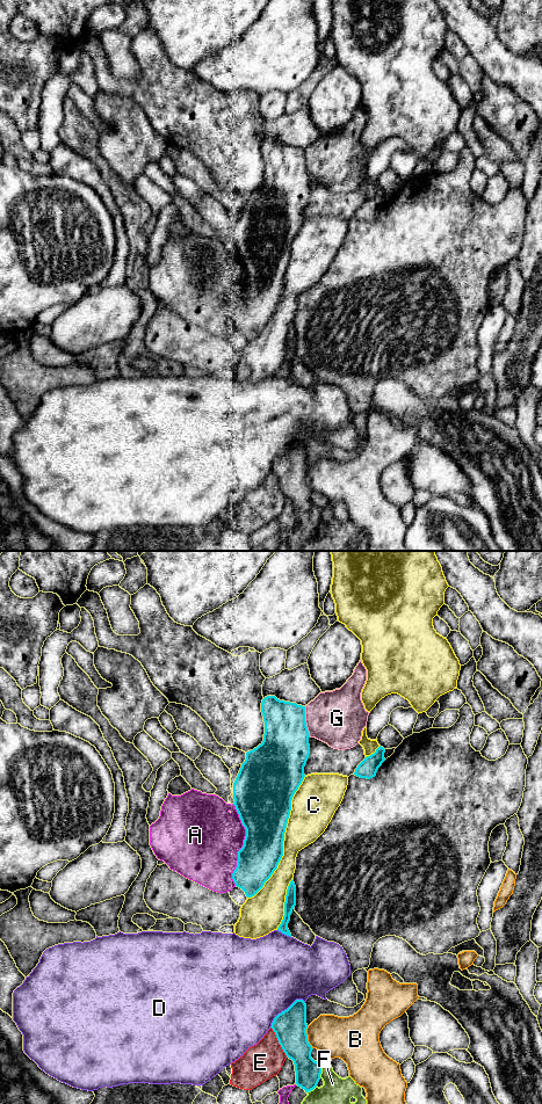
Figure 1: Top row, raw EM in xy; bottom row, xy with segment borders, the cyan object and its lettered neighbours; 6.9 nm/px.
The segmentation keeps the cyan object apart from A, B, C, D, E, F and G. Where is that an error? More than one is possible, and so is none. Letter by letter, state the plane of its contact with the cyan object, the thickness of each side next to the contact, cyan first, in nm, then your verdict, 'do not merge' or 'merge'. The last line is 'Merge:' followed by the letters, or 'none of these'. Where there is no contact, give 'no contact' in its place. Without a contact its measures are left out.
A: meets cyan in xy; 320 nm thick on the cyan side, 440 nm on the other; do not merge
B: meets cyan in xy; 220 nm thick on the cyan side, 280 nm on the other; do not merge
C: meets cyan in xy; 360 nm thick on the cyan side, 280 nm on the other; do not merge
D: meets cyan in xy; 220 nm thick on the cyan side, 500 nm on the other; do not merge
E: meets cyan in xy; 220 nm thick on the cyan side, 260 nm on the other; do not merge
F: meets cyan in xy; 180 nm thick on the cyan side, 190 nm on the other; do not merge
G: meets cyan in xy; 340 nm thick on the cyan side, 380 nm on the other; do not merge
Merge: none of these

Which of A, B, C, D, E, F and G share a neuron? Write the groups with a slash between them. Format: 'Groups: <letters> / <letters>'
Groups: A / B / C / D / E / F / G

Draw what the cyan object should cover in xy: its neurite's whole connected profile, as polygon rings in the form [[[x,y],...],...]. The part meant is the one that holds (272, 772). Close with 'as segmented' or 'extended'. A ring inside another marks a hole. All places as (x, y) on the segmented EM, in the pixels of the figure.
[[[267,696],[262,699],[261,712],[265,721],[263,741],[246,753],[246,760],[233,783],[233,805],[246,829],[246,836],[238,851],[232,879],[247,898],[254,896],[263,887],[283,856],[291,800],[305,777],[304,767],[310,755],[305,706]]]; as segmented

